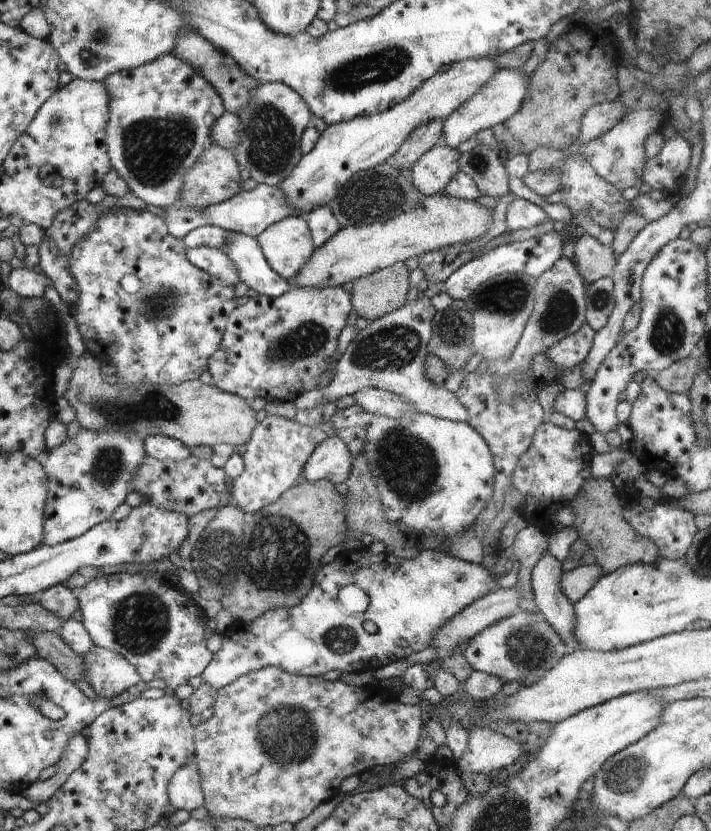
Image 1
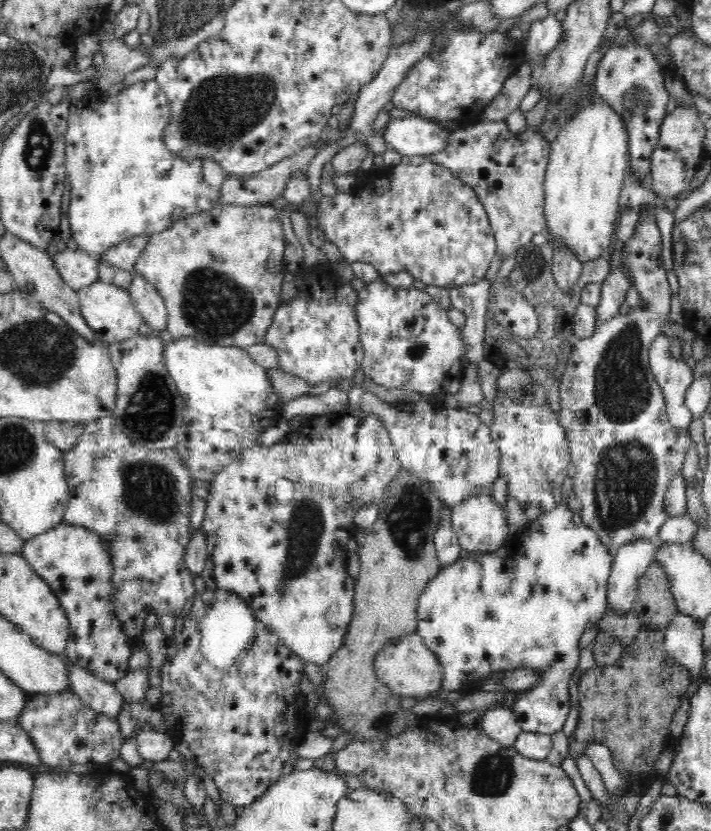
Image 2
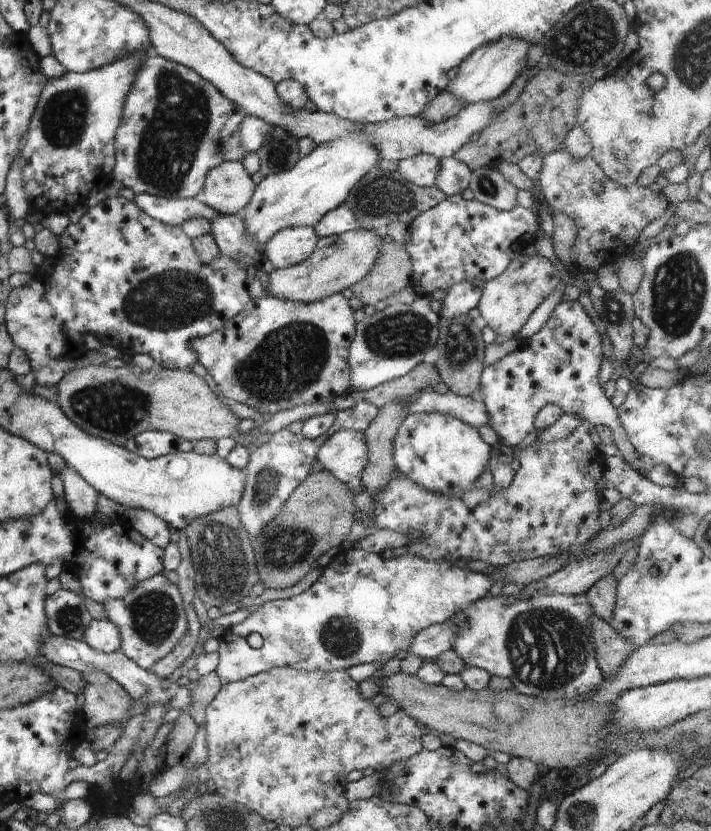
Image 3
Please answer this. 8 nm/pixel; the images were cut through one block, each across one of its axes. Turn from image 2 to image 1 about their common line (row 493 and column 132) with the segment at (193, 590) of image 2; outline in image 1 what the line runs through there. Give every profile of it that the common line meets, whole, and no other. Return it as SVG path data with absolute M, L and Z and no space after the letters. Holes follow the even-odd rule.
M174 53L165 54L136 69L111 74L103 82L106 84L110 102L106 146L112 168L126 182L129 190L148 206L152 204L162 209L172 207L180 201L184 175L198 160L198 156L213 145L210 134L214 122L227 111L223 100L210 82L204 80L200 73Z

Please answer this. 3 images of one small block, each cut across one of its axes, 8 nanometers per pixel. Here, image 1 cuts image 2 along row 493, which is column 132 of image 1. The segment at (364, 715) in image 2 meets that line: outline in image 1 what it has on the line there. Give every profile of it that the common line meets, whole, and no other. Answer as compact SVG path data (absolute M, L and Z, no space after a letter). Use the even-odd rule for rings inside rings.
M85 351L63 395L74 408L75 419L82 429L110 434L134 433L141 439L148 435L164 435L180 440L188 448L228 443L240 450L259 423L257 412L243 398L202 383L200 379L176 386L120 382L112 385L104 382L100 375L102 364Z

